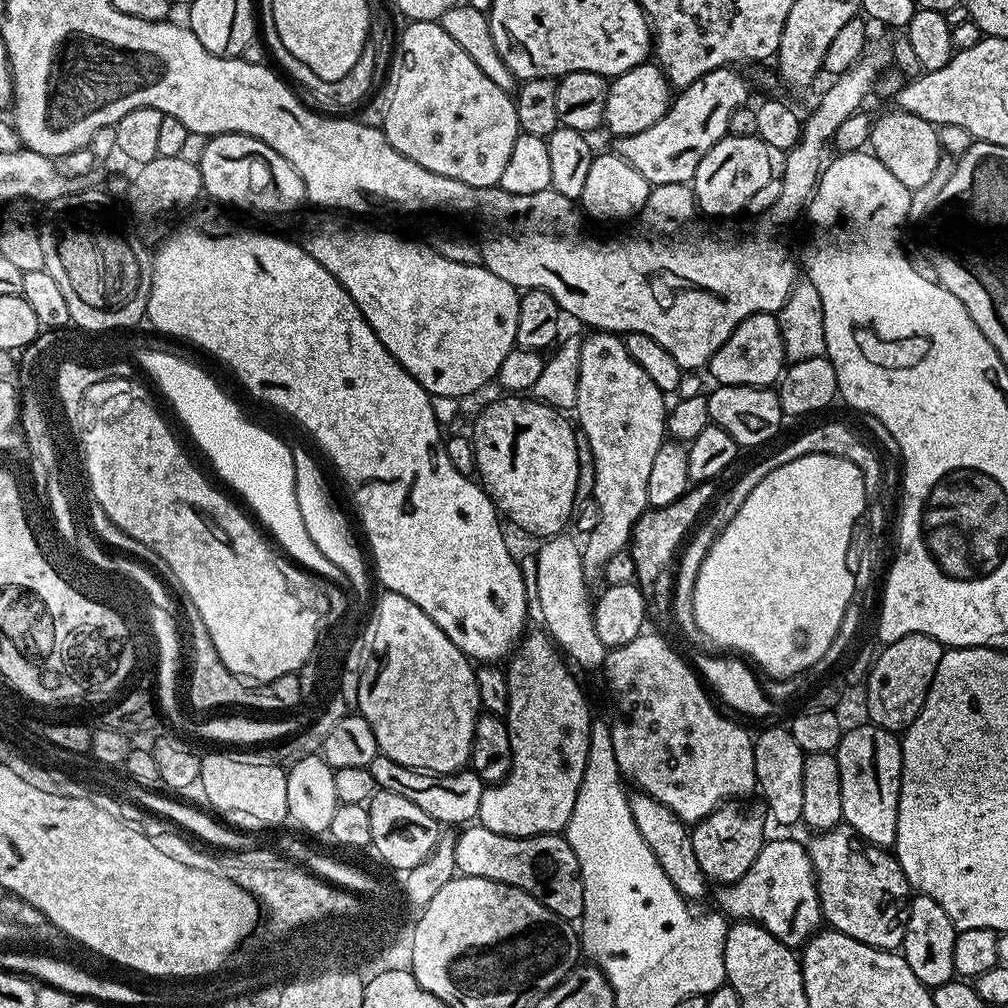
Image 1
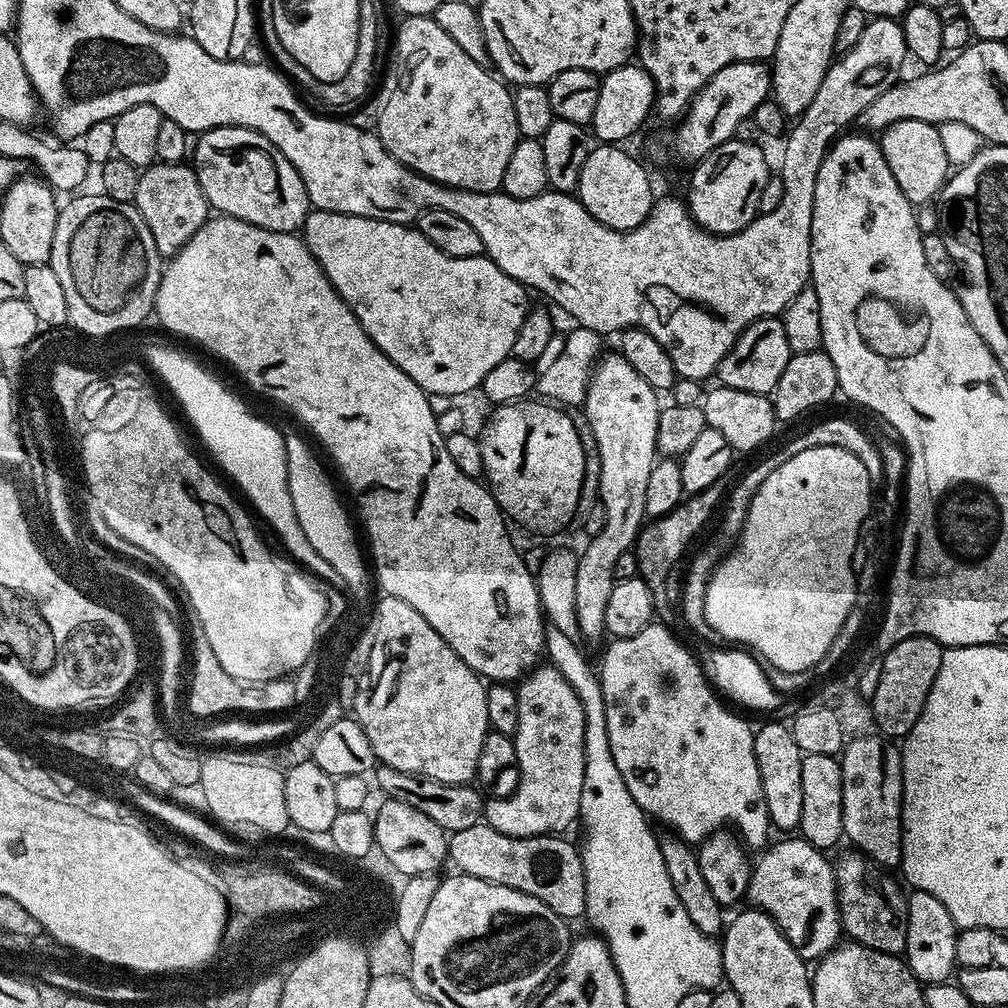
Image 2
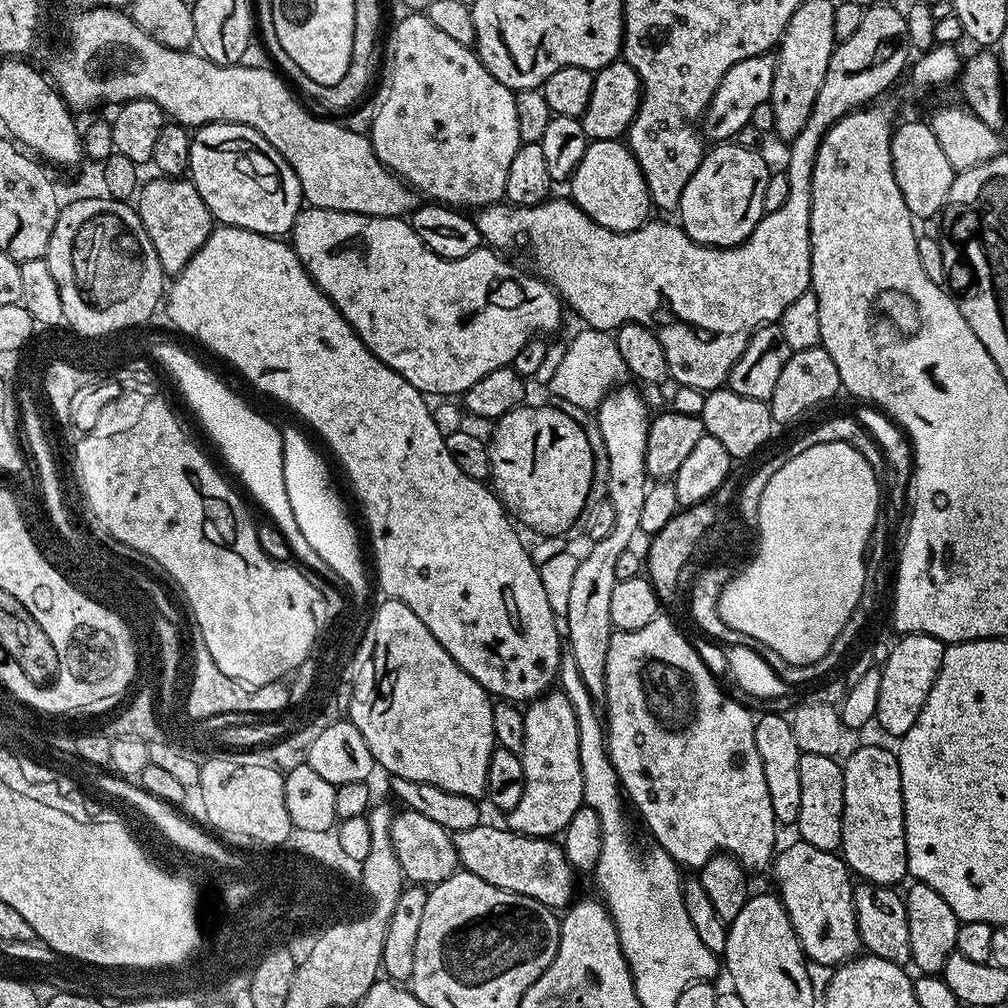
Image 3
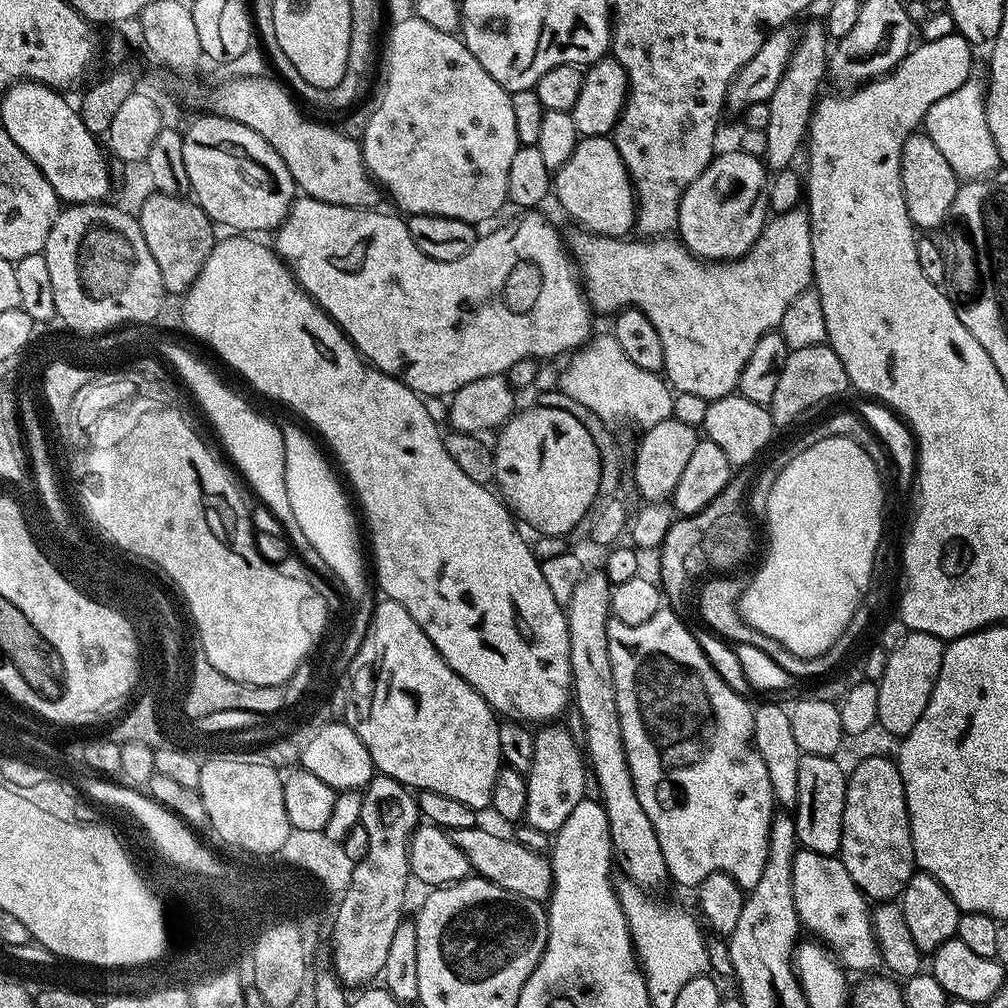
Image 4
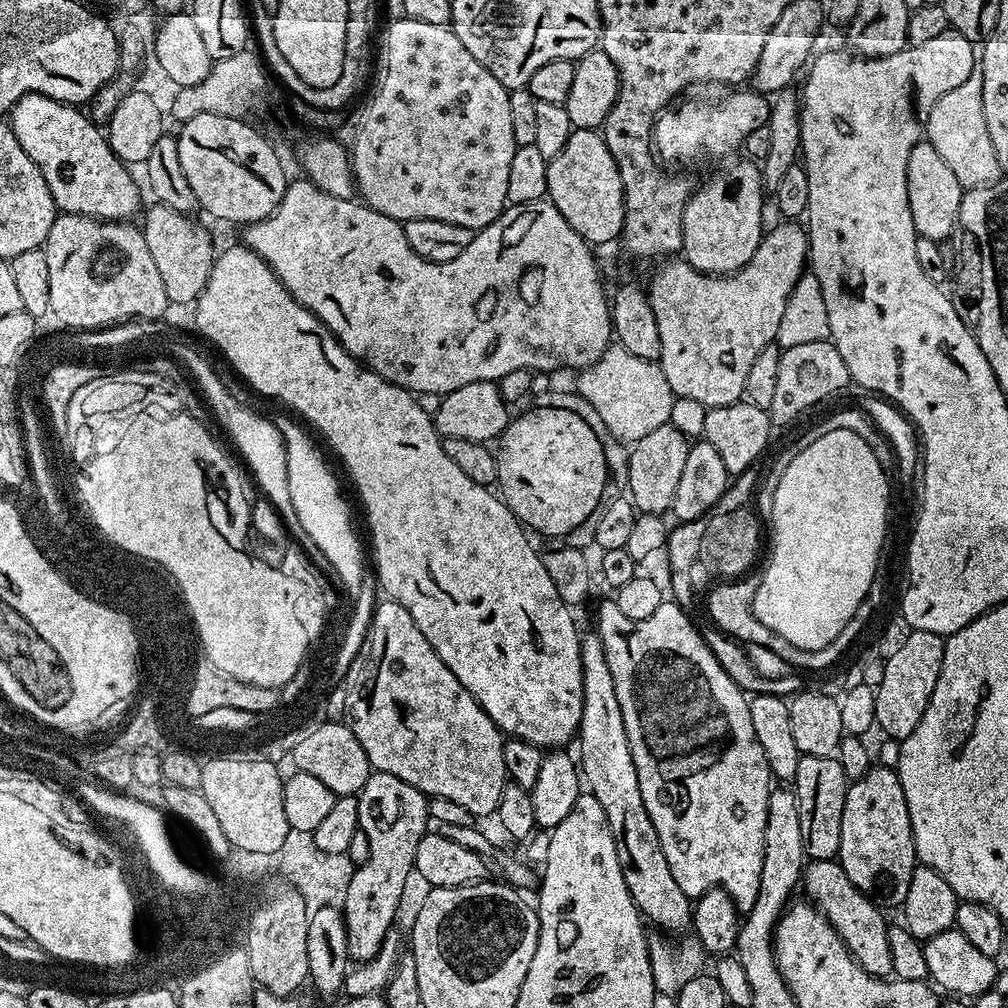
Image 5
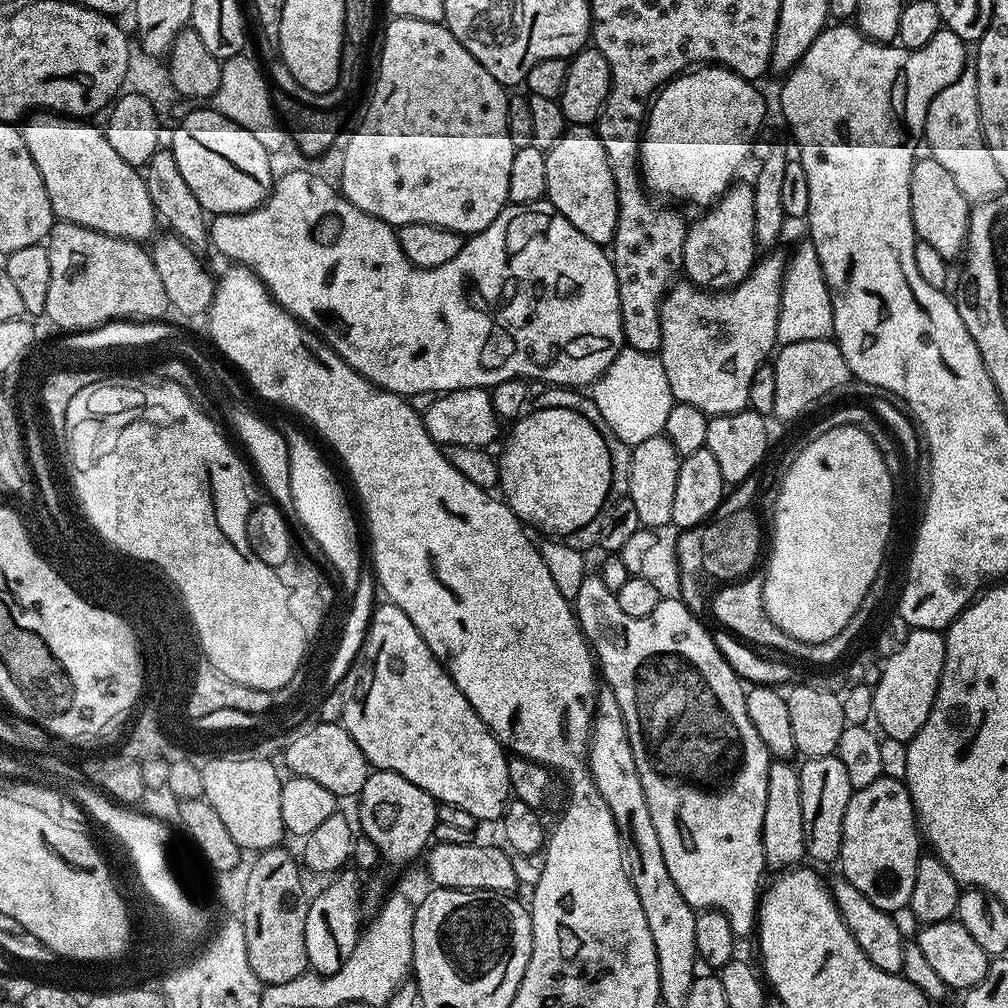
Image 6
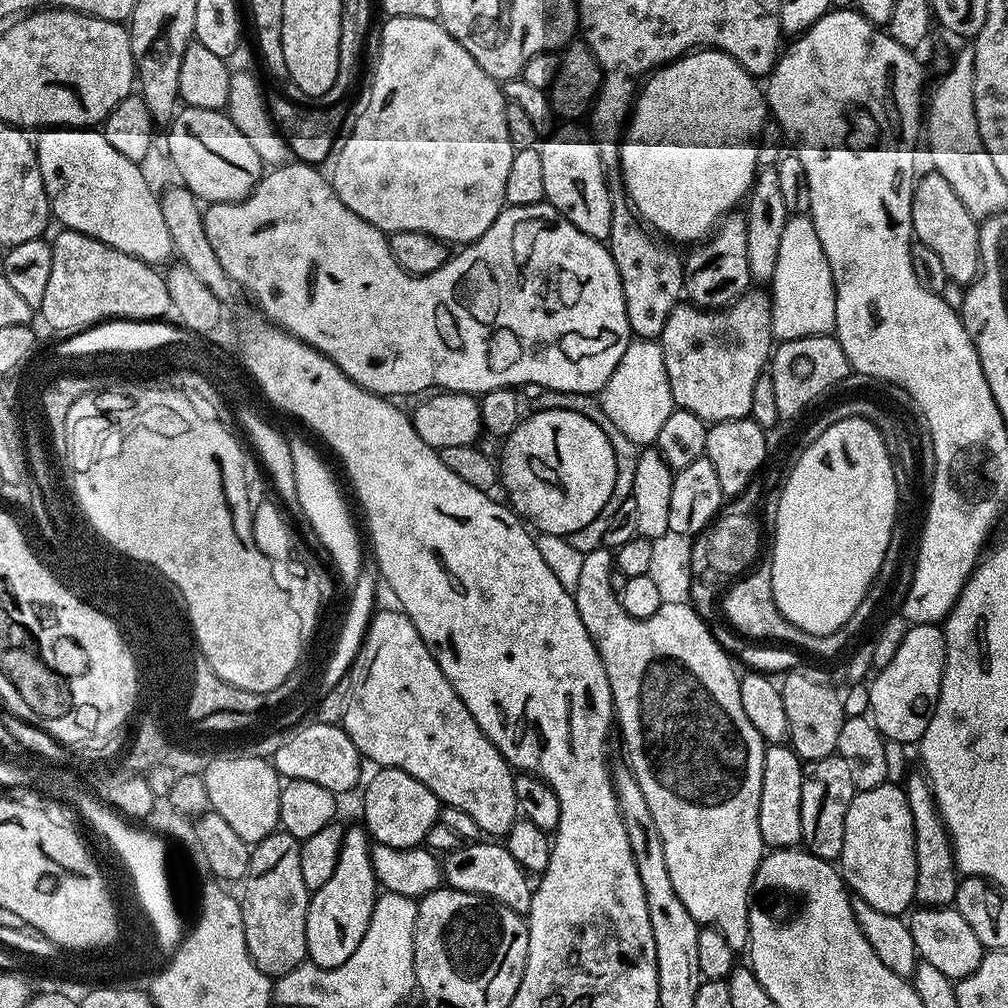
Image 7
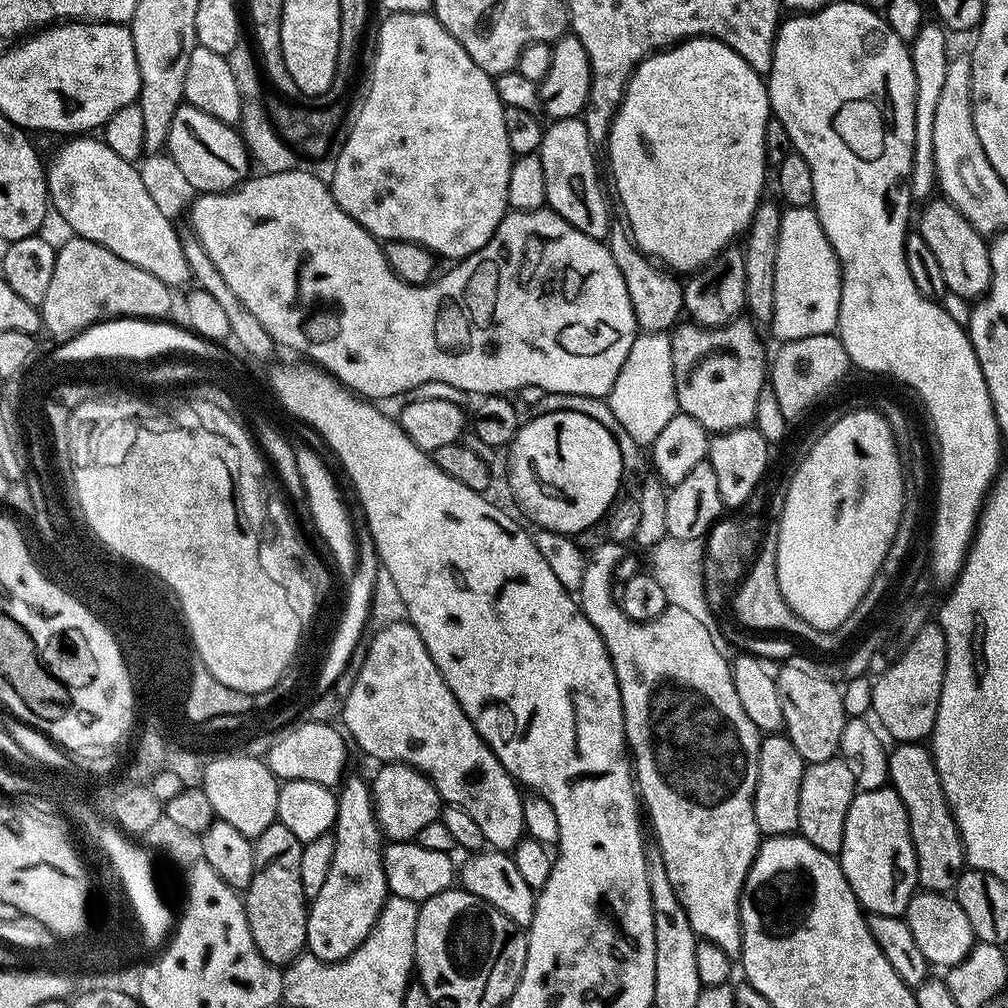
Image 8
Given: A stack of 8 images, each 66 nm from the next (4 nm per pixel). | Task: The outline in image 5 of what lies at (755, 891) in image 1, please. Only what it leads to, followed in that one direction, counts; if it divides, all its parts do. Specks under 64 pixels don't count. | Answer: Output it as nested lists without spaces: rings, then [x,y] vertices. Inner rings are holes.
[[[839,859],[814,860],[805,867],[802,877],[802,892],[809,901],[816,905],[834,926],[834,930],[843,938],[845,946],[852,951],[852,957],[872,976],[891,977],[894,973],[894,954],[890,950],[888,930],[889,921],[884,921],[885,913],[879,904],[875,904],[869,896],[858,890],[850,878],[846,878],[846,870],[842,870]]]

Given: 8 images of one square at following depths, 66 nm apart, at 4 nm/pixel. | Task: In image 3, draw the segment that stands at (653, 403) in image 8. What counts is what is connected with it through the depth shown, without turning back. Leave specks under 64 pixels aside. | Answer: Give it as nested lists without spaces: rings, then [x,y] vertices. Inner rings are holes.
[[[587,326],[581,329],[576,337],[567,341],[566,354],[563,355],[554,378],[551,378],[546,388],[552,396],[564,398],[573,405],[595,410],[608,397],[608,393],[623,381],[620,379],[628,376],[628,371],[622,362],[622,354],[618,354],[616,338],[612,332]]]

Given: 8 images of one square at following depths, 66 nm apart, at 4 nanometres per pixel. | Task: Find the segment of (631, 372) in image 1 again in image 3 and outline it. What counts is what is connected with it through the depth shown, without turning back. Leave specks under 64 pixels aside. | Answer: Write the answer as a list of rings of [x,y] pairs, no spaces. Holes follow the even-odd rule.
[[[624,387],[613,388],[594,412],[598,439],[606,444],[609,458],[608,498],[614,508],[614,526],[604,538],[591,545],[592,549],[584,557],[579,557],[574,578],[570,578],[566,614],[562,617],[567,651],[578,665],[586,690],[590,690],[594,698],[603,697],[606,690],[606,653],[614,631],[610,618],[610,598],[617,582],[614,566],[618,566],[618,557],[633,547],[632,539],[640,532],[642,502],[646,502],[650,487],[646,466],[650,413],[643,398],[634,389]]]

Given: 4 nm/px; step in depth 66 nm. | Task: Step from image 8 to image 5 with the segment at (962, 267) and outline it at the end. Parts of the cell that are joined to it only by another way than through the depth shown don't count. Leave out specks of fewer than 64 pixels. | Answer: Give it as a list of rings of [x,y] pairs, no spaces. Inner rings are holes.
[[[921,142],[910,150],[910,158],[906,162],[906,194],[917,236],[944,242],[948,235],[949,239],[956,232],[956,219],[965,189],[961,188],[958,178],[954,178],[954,170],[950,170],[942,154],[938,154],[930,143]]]

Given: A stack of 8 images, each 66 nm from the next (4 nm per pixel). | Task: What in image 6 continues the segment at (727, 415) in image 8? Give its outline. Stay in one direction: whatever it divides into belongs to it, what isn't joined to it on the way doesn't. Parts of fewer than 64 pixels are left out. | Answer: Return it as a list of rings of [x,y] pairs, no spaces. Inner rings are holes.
[[[772,250],[761,255],[752,271],[741,284],[727,290],[705,290],[691,282],[673,283],[660,307],[662,345],[658,355],[672,387],[672,399],[697,407],[709,418],[742,412],[749,407],[749,396],[754,387],[752,379],[764,359],[773,355],[777,347],[776,327],[780,313],[780,288],[784,285],[785,257]]]

